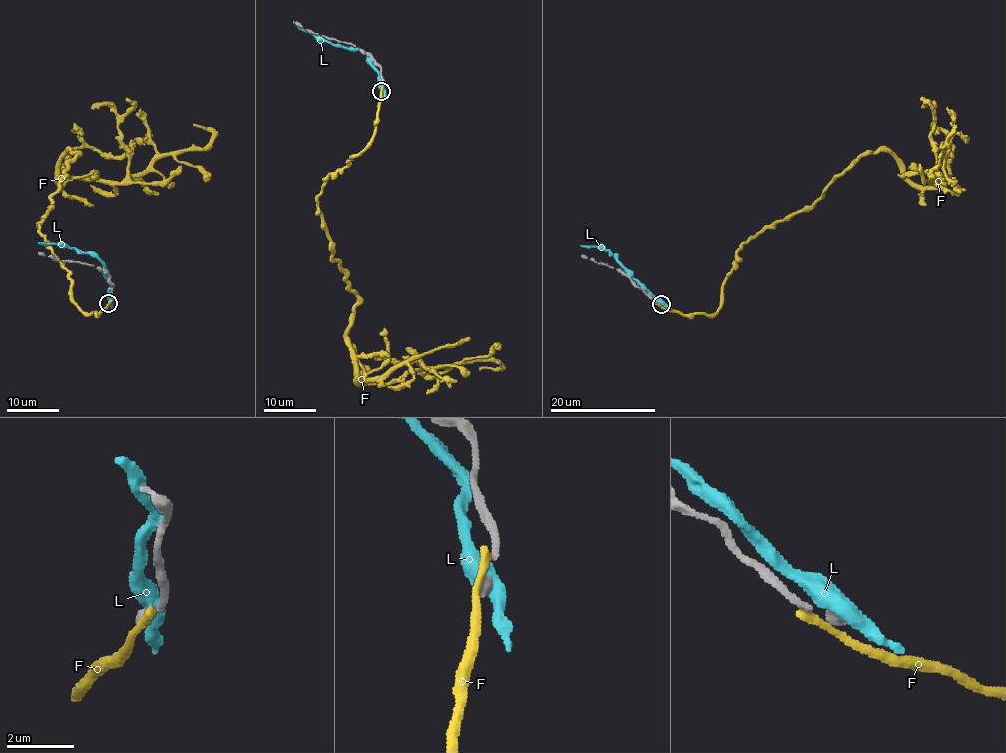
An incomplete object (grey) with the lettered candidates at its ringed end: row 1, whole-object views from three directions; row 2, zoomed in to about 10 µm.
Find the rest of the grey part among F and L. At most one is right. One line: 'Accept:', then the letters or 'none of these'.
Accept: none of these

